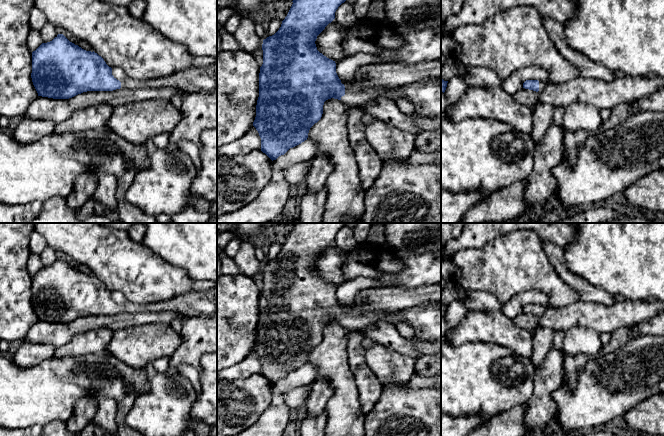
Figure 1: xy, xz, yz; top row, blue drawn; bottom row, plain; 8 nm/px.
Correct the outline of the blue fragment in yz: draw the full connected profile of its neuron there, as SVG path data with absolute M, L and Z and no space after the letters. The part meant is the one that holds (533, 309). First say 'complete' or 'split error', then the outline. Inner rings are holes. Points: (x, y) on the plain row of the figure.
split error; M526 304L523 307L523 312L533 314L533 315L536 315L539 317L544 313L545 309L546 309L546 307L543 307L542 305Z

